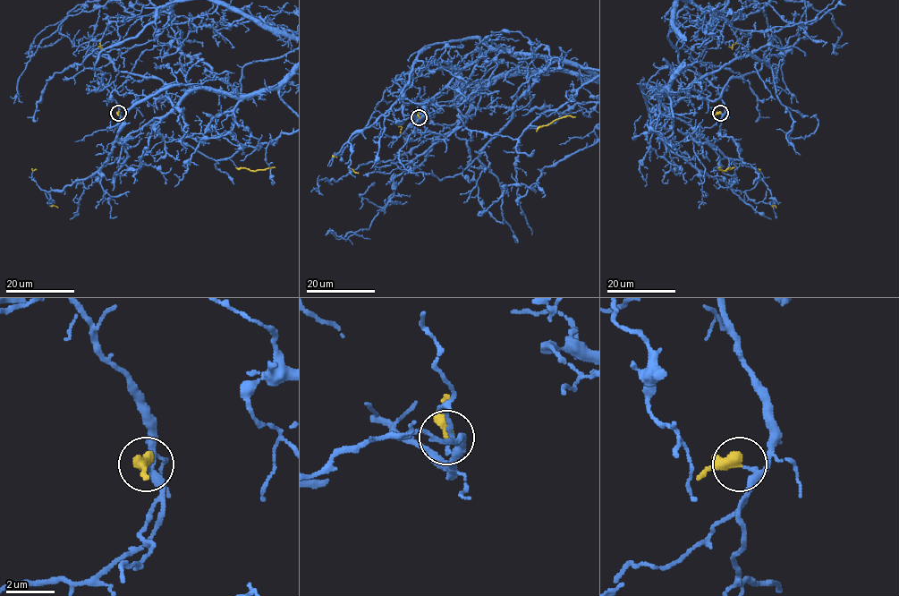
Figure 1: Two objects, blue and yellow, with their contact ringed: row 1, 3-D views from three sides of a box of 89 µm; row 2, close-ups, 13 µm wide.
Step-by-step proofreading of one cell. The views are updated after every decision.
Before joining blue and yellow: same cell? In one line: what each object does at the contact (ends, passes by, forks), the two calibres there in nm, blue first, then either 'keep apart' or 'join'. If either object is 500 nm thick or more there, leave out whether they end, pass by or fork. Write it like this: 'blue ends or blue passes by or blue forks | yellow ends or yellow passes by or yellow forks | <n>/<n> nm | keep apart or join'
blue passes by | yellow ends | 170/480 nm | keep apart

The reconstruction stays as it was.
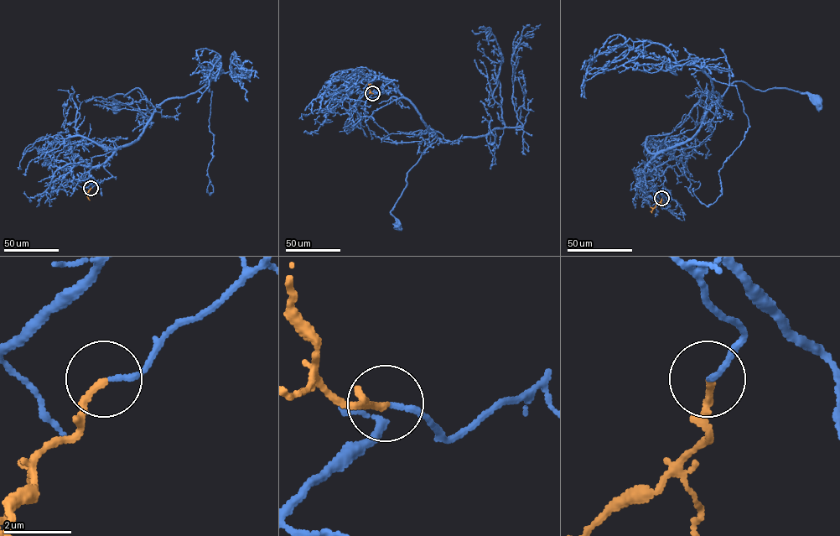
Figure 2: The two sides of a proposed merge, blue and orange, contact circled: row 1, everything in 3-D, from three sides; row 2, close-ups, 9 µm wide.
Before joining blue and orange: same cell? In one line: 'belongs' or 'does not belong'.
belongs

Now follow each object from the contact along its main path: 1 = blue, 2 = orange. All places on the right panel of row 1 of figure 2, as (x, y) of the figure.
1: (661, 198), (645, 184), (645, 168), (657, 154), (690, 138), (733, 82), (762, 91), (787, 88), (818, 104)
2: (661, 198), (651, 213)

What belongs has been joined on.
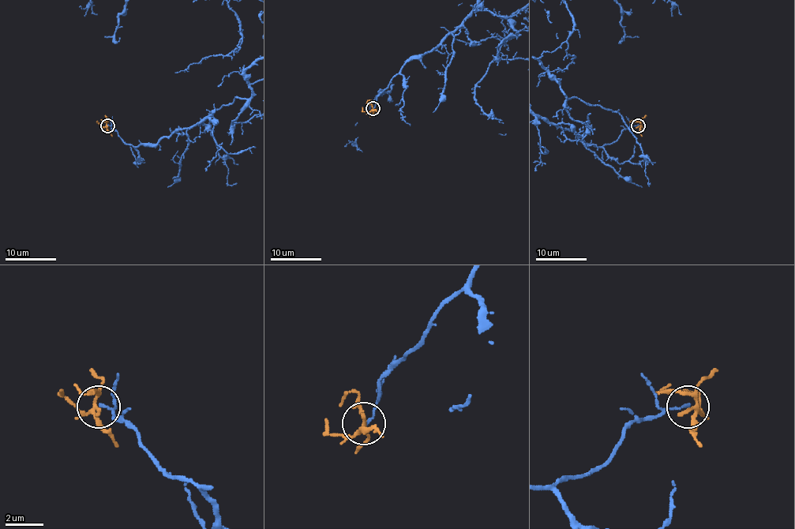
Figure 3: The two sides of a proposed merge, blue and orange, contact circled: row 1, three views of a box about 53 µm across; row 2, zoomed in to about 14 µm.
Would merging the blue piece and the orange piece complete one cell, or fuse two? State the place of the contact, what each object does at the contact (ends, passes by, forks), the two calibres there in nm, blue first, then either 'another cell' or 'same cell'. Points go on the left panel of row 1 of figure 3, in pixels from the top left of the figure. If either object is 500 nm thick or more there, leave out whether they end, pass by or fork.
place (107, 125); blue ends; orange forks; calibres 120 and 160 nm; another cell

